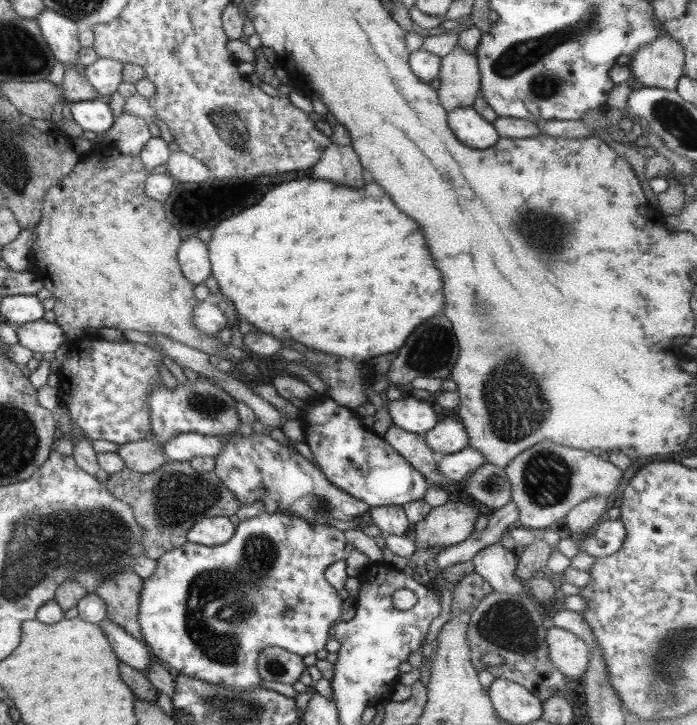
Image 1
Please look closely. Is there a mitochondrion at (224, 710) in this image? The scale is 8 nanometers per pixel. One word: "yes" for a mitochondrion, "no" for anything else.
yes

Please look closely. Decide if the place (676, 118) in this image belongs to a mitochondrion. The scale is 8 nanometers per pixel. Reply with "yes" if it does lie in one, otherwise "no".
yes

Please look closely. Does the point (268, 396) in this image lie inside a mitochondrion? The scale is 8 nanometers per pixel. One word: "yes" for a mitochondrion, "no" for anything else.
no

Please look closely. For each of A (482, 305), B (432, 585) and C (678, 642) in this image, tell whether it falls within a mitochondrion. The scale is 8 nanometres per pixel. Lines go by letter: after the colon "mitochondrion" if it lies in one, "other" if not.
A: mitochondrion
B: other
C: mitochondrion

